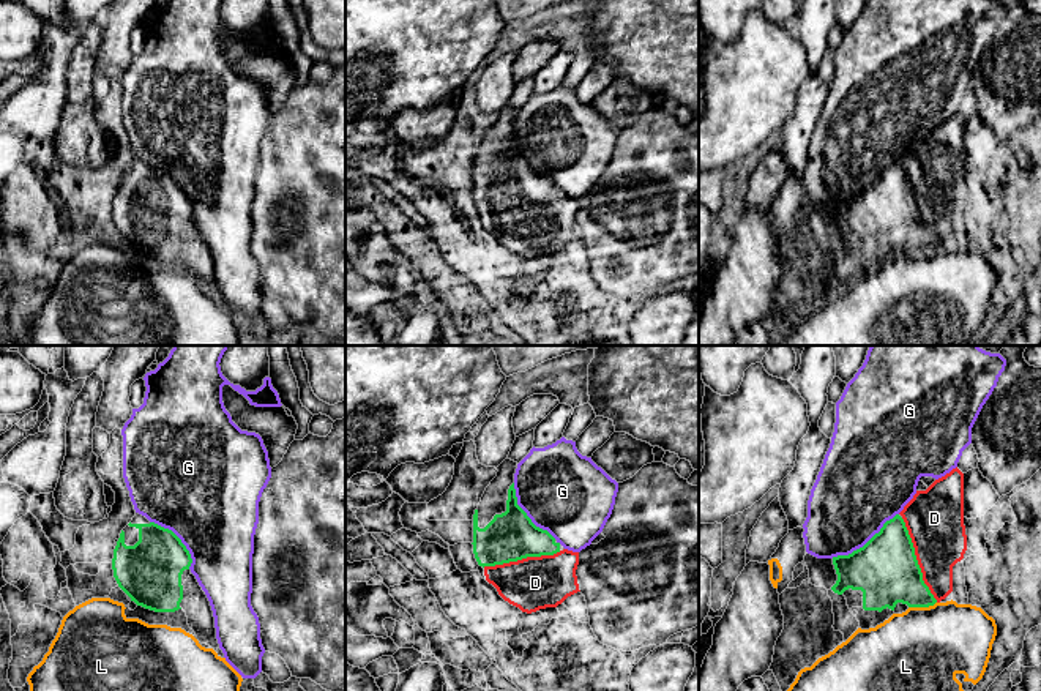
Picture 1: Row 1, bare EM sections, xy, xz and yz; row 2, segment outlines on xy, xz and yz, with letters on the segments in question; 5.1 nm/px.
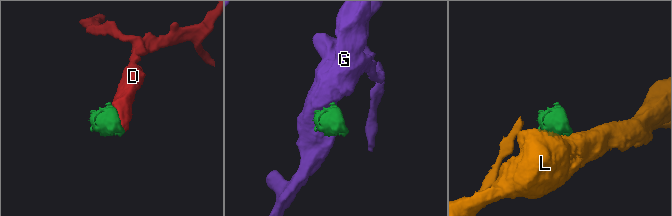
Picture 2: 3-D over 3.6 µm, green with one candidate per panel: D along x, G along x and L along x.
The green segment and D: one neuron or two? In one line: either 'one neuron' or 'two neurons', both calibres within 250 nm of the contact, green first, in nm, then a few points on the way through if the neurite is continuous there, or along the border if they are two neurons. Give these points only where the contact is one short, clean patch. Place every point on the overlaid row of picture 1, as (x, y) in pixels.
one neuron | 320/300 nm

